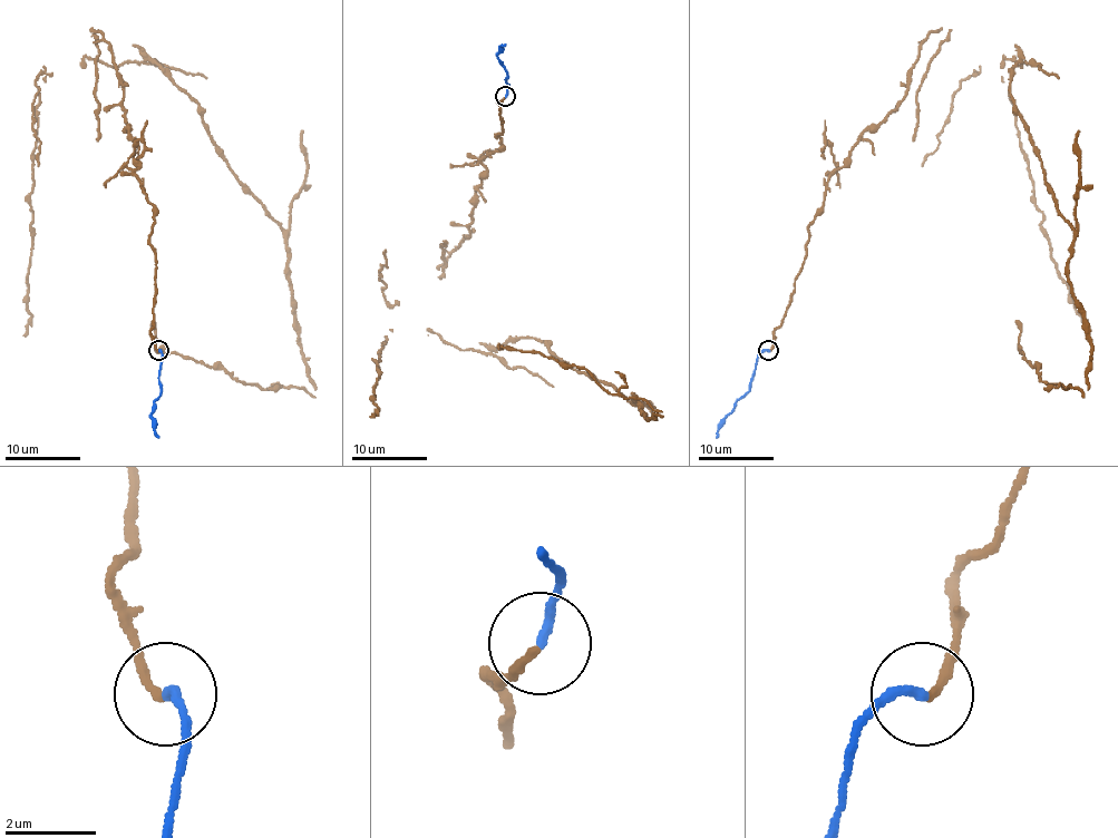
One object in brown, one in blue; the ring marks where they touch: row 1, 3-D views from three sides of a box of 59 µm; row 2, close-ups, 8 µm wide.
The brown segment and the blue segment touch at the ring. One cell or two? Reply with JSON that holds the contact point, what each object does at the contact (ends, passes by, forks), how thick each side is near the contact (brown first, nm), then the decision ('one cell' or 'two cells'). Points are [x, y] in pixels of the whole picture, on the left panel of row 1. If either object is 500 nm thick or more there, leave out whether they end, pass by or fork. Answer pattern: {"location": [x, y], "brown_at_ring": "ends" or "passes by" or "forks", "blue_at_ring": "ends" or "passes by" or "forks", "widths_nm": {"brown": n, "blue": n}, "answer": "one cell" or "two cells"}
{"location": [158, 350], "brown_at_ring": "ends", "blue_at_ring": "ends", "widths_nm": {"brown": 180, "blue": 200}, "answer": "two cells"}

